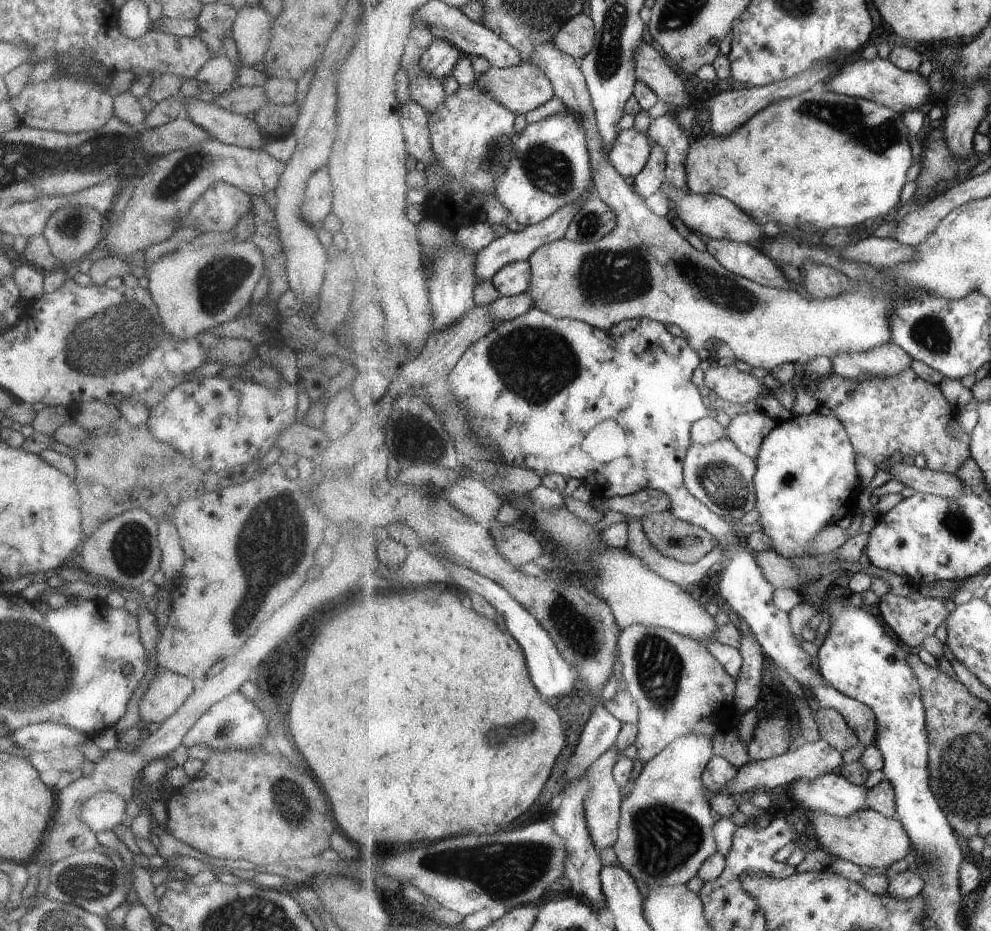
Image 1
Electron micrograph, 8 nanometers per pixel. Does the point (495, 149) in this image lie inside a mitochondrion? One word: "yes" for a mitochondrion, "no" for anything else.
yes

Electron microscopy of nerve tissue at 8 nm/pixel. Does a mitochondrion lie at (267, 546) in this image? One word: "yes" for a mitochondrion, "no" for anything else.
yes

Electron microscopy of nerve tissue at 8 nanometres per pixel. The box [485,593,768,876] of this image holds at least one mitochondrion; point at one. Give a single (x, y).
(658, 665)

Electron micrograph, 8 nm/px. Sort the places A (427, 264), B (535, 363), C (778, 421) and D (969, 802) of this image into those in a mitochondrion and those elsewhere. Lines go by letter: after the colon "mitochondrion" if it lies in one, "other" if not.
A: other
B: mitochondrion
C: other
D: mitochondrion

